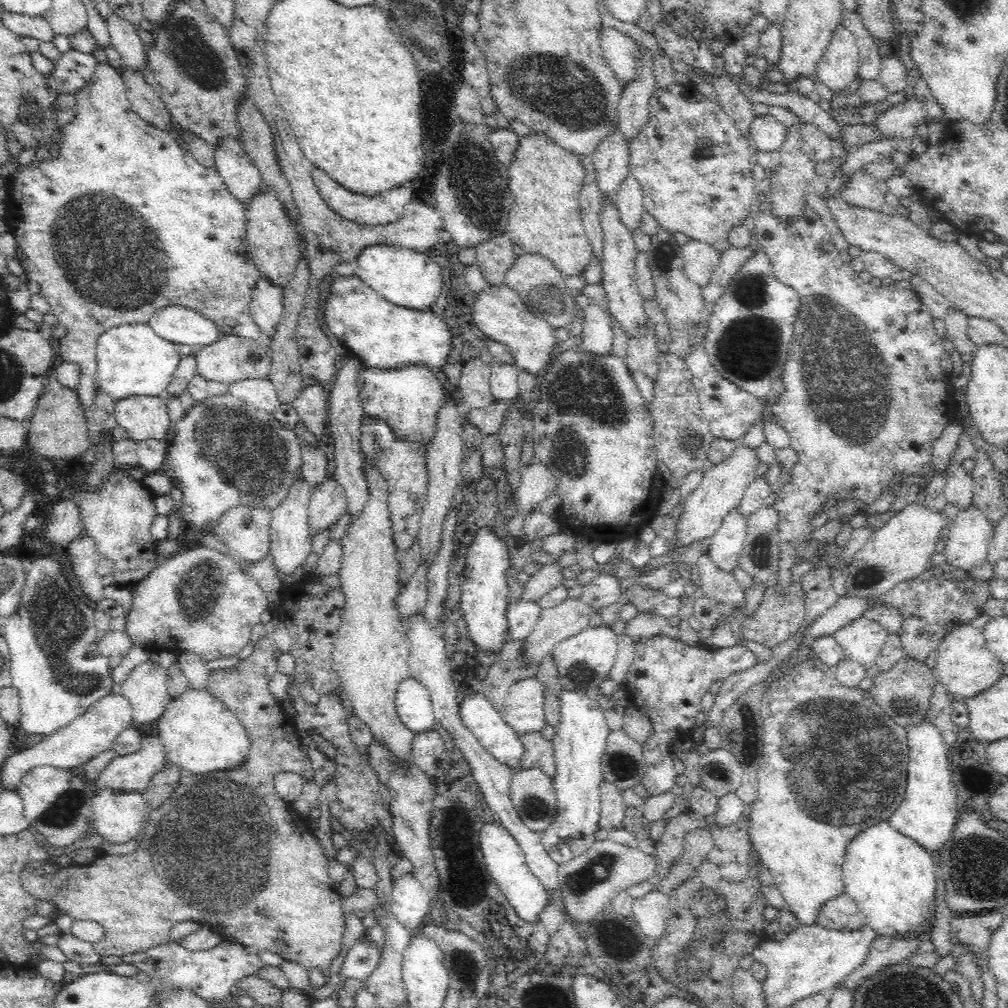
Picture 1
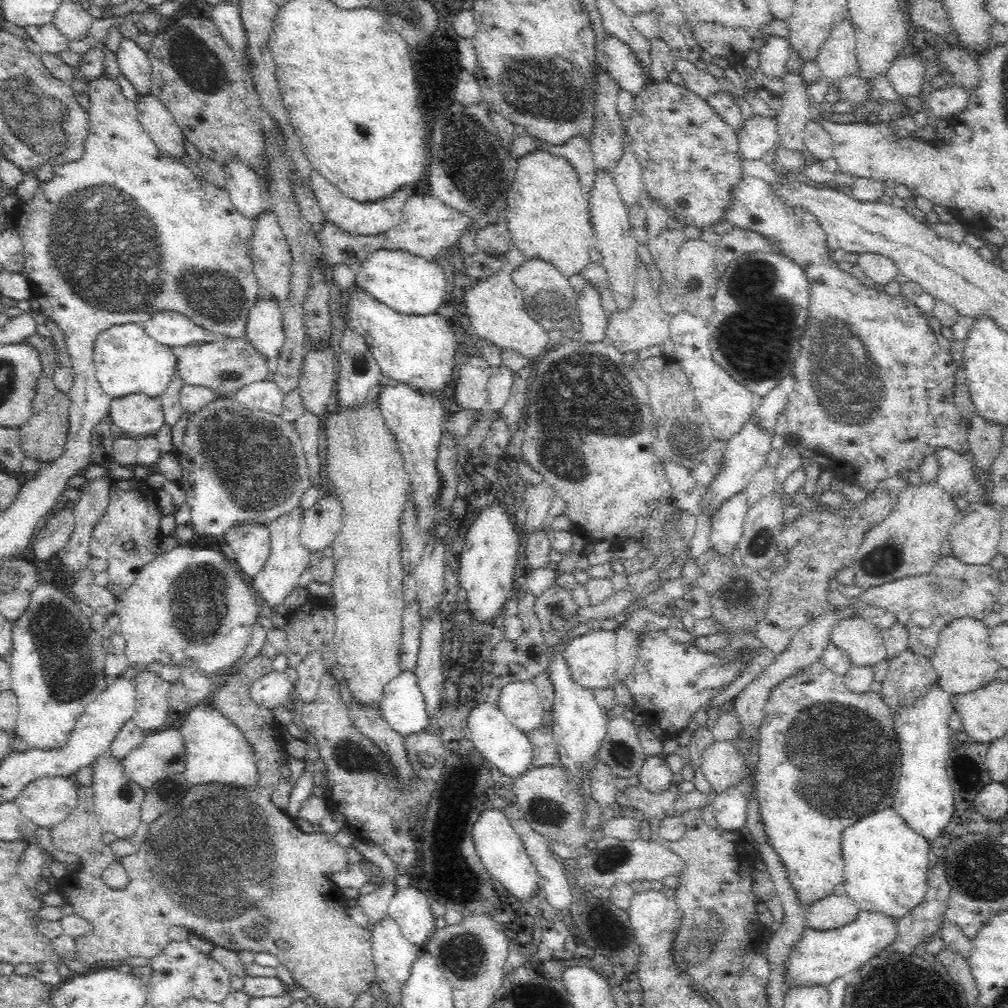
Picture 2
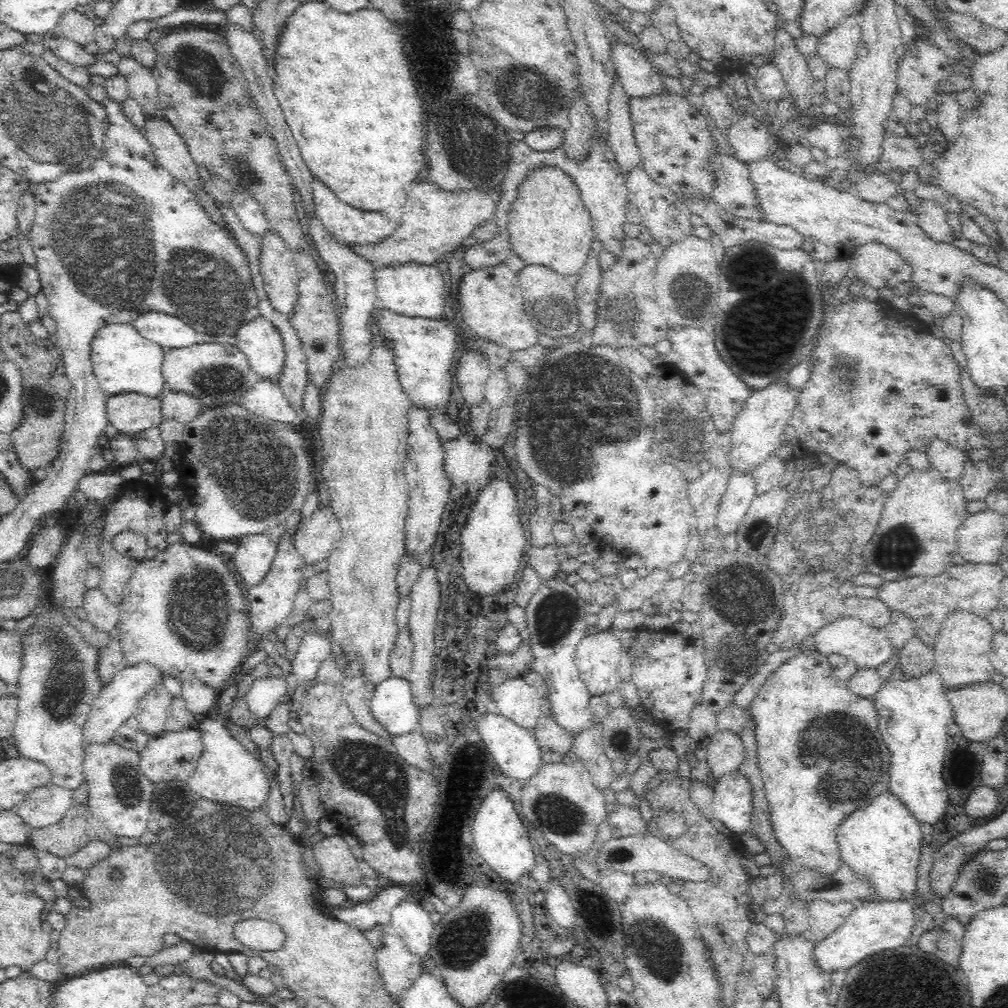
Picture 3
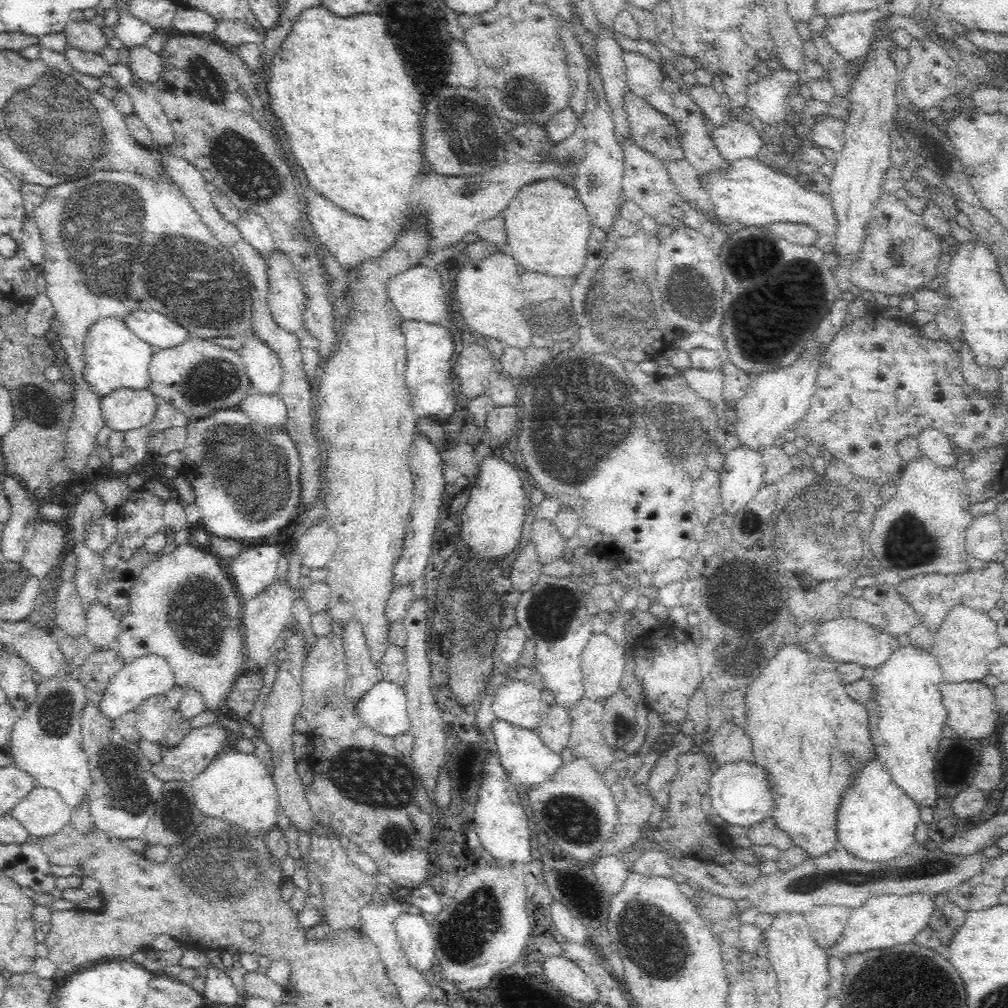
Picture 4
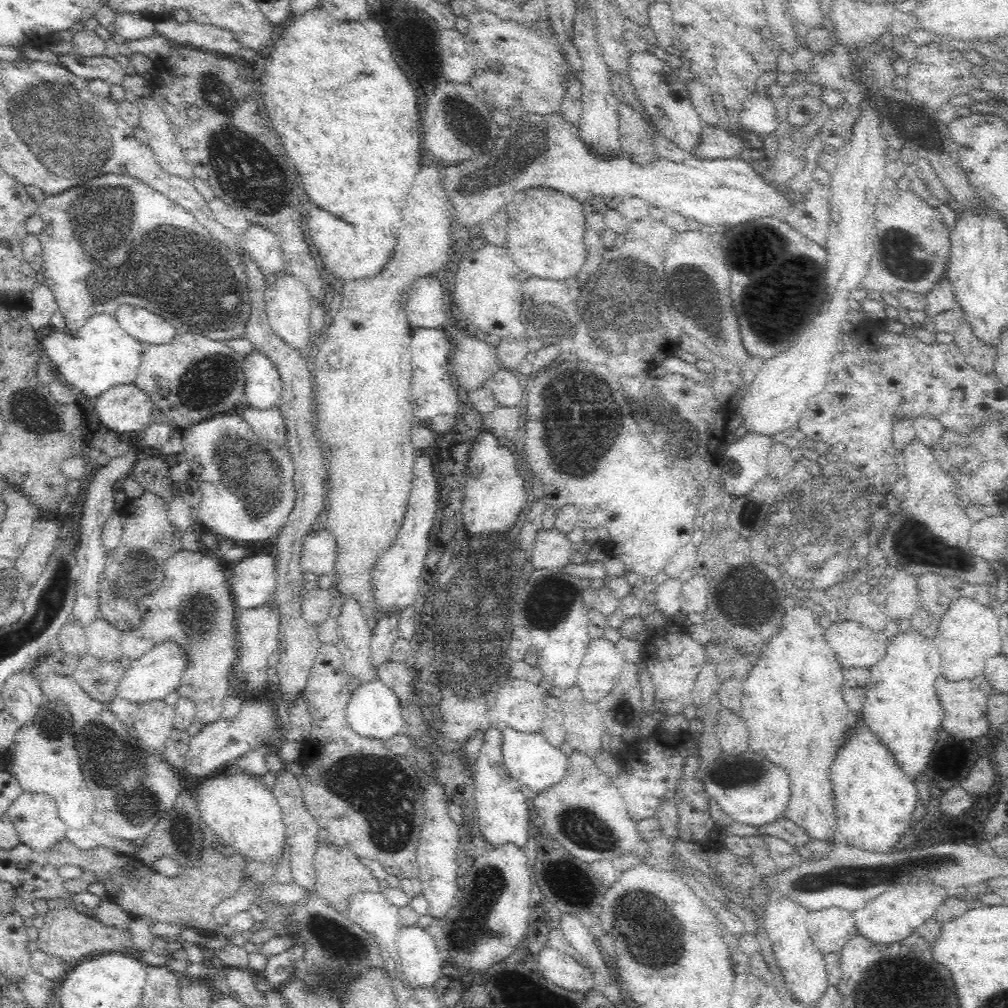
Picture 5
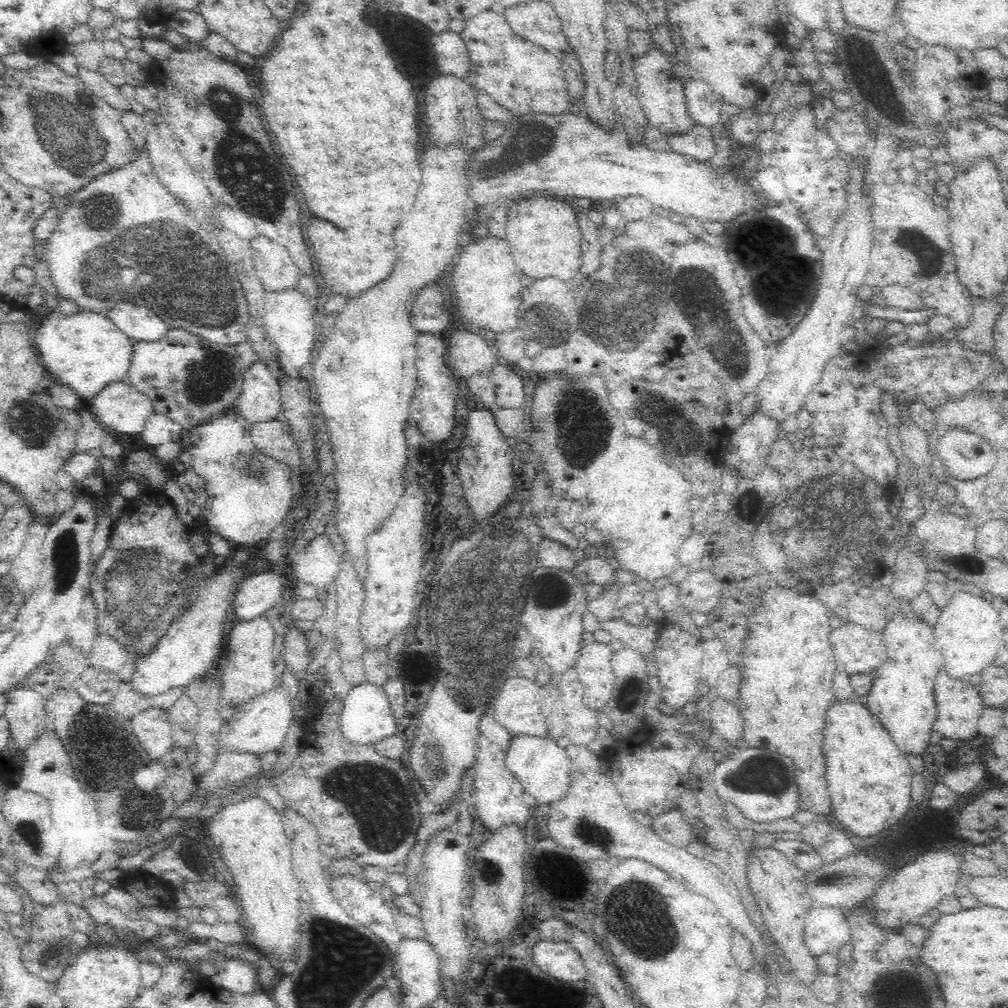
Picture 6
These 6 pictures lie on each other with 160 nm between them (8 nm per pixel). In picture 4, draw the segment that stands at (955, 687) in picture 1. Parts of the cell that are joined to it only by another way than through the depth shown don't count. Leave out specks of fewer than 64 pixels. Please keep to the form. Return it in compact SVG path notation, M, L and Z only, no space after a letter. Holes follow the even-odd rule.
M964 604L953 606L950 609L944 624L940 626L940 630L934 634L933 638L932 654L936 656L942 668L942 680L948 680L948 682L972 682L972 680L984 678L989 674L986 656L1000 646L996 622L988 614L972 610Z

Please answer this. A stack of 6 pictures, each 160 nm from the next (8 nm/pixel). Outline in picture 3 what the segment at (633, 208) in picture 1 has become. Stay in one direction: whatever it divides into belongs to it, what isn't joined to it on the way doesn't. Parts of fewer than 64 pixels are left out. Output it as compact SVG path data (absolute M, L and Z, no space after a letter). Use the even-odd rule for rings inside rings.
M616 73L612 78L609 93L608 143L625 178L629 168L641 162L641 156L633 134L633 124L629 113L629 96Z

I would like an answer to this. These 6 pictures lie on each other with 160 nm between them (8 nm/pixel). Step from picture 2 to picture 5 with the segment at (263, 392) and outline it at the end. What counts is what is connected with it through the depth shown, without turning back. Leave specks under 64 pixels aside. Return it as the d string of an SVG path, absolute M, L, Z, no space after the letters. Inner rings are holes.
M241 406L239 410L257 438L274 446L282 447L287 444L285 420L277 406L270 410Z

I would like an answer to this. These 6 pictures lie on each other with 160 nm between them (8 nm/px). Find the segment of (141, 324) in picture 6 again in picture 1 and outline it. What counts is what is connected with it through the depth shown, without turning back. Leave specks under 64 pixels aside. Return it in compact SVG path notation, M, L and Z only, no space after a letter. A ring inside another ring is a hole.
M168 306L154 312L147 322L162 339L197 349L218 340L222 334L213 322L183 306Z

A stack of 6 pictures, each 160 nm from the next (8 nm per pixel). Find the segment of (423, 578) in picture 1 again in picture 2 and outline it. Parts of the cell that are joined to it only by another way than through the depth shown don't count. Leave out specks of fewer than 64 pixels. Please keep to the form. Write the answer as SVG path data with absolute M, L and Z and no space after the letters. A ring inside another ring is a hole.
M417 602L405 606L401 628L401 649L398 655L401 672L414 672L423 628Z

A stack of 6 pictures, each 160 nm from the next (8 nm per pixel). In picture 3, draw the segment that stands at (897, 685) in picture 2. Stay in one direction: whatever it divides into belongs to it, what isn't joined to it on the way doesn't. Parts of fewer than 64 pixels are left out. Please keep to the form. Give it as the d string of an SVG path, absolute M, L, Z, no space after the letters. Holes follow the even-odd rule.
M912 636L904 646L897 651L898 665L906 675L919 675L934 668L933 645L928 645L922 639Z

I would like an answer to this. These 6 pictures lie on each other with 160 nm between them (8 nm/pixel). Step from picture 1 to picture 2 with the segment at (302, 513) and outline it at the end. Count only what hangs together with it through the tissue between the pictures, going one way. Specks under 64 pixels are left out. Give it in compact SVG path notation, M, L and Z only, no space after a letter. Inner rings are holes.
M298 506L295 510L280 517L279 520L276 520L276 523L269 527L271 550L268 561L259 574L251 579L249 583L259 604L264 604L272 612L276 612L284 604L286 596L296 588L298 579L304 574L304 570L310 562L311 553L302 547L299 540L302 520L302 509Z

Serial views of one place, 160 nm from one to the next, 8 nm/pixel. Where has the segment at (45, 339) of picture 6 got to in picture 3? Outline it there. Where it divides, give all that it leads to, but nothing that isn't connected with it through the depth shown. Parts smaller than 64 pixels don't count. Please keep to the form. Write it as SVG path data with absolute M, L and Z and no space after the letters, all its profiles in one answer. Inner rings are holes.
M130 323L104 325L91 342L91 363L99 387L107 396L120 393L137 392L141 395L156 397L163 386L161 360L164 349L151 340L142 338Z

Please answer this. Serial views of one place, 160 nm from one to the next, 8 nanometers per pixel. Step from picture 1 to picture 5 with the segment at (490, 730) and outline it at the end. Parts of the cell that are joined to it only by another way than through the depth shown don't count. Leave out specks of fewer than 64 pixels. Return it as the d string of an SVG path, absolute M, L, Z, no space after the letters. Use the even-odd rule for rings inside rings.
M506 728L504 730L504 744L502 746L504 746L502 748L502 756L506 770L522 786L528 786L534 794L538 795L542 794L542 792L548 792L566 774L568 756L564 752L560 752L558 748L550 746L540 732L538 734L518 734L518 732Z

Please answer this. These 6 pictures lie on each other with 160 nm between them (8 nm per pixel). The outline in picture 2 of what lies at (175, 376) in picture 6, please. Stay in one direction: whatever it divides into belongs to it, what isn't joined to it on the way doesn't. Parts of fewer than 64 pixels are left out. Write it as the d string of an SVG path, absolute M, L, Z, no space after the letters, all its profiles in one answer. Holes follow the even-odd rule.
M214 337L194 346L182 348L175 364L175 374L184 385L201 386L211 390L218 398L234 400L235 394L255 382L267 379L266 360L261 358L247 338Z

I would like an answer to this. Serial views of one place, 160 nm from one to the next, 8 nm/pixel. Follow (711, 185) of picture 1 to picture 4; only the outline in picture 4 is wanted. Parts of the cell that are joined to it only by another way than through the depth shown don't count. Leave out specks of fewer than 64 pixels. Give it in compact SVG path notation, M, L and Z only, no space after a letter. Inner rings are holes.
M626 90L623 109L629 118L631 136L641 148L662 162L684 157L676 129L646 100Z

